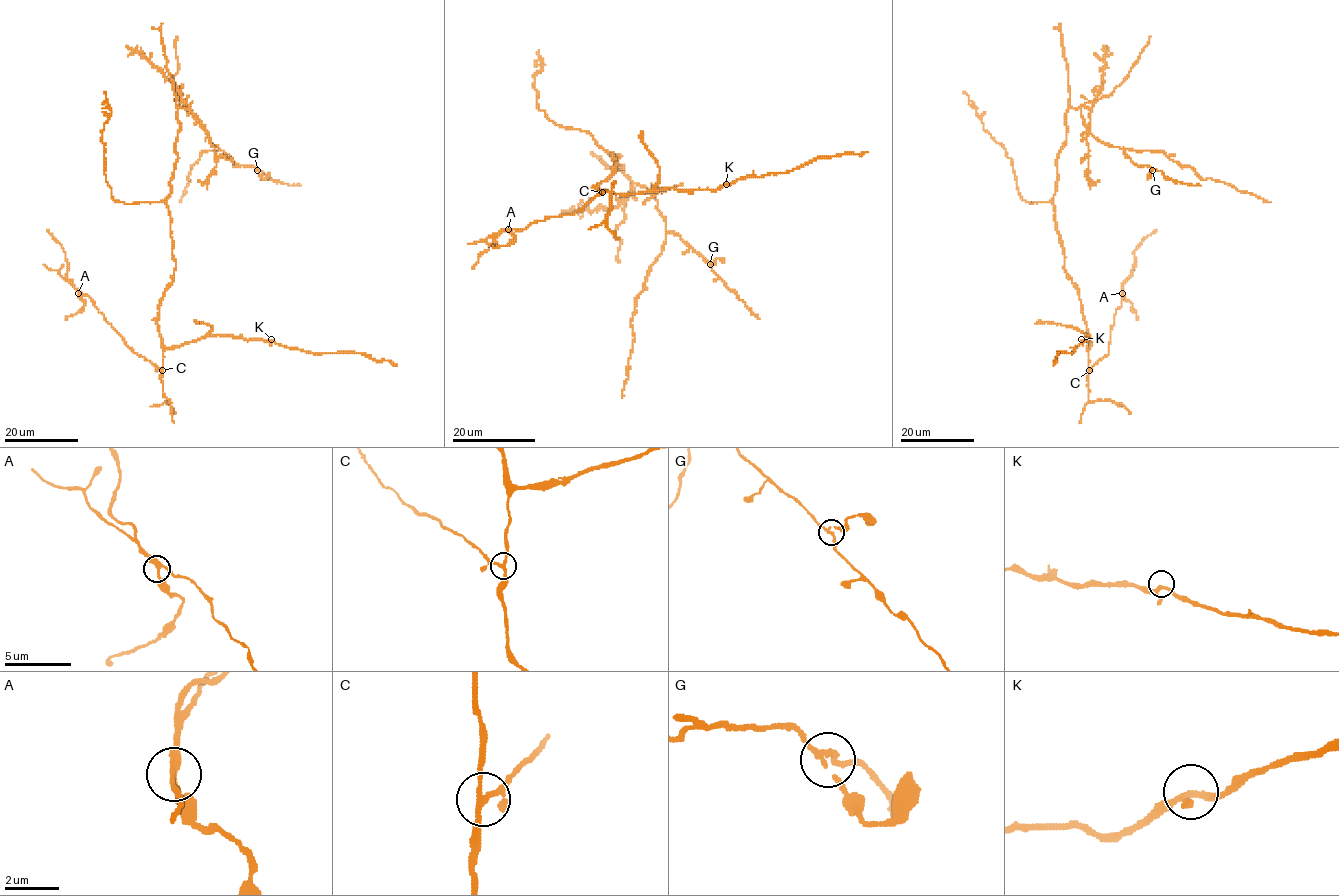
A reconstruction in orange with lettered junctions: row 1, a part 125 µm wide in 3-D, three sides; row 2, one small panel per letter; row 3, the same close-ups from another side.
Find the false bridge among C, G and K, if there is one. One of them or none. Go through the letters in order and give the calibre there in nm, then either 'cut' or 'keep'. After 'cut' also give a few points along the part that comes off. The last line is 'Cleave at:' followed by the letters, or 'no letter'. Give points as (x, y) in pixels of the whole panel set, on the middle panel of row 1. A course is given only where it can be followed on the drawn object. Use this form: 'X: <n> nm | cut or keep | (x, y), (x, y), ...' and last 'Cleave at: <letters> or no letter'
C: 170 nm | cut | (602, 192), (570, 215), (549, 216), (519, 231), (503, 229), (472, 268)
G: 170 nm | keep
K: 200 nm | keep
Cleave at: C

